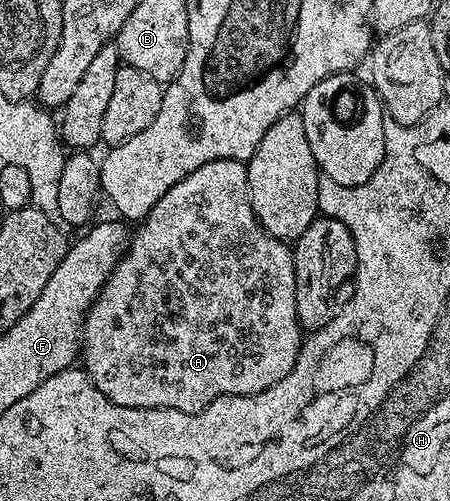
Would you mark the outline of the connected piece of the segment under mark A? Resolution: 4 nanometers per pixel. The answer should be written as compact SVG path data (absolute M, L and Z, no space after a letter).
M229 158L226 160L214 160L210 164L202 164L202 168L190 172L190 176L186 176L181 182L174 184L174 188L170 188L170 192L166 192L166 196L162 196L162 200L158 200L158 204L154 204L154 208L150 208L150 212L137 226L140 227L134 230L134 233L131 235L130 245L124 257L117 262L114 272L108 277L106 284L100 289L100 294L93 300L87 316L84 317L82 369L87 372L89 380L98 388L98 392L102 392L102 396L109 398L115 406L125 406L126 408L166 408L167 410L197 414L202 408L210 405L215 398L221 398L227 394L257 394L274 384L278 384L278 380L282 380L282 376L286 376L290 372L290 368L294 368L302 345L302 327L300 321L296 318L298 316L298 308L294 300L294 260L292 259L292 250L289 243L280 242L274 236L270 236L261 228L260 221L254 216L254 208L250 204L250 196L248 195L247 165L238 160L230 160Z

